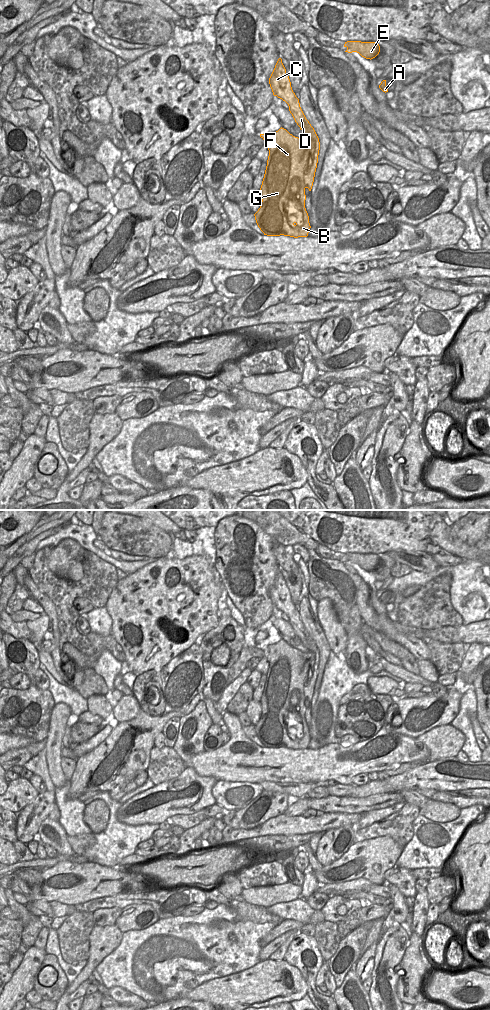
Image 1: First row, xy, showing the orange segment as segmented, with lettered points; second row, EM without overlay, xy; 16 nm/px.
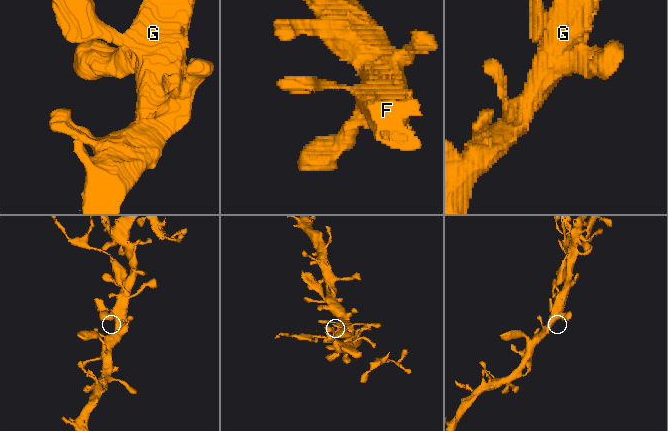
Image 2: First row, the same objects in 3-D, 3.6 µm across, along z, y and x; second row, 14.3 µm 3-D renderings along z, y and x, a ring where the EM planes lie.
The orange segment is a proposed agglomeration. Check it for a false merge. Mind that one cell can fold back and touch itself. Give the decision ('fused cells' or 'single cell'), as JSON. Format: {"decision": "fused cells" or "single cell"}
{"decision": "fused cells"}

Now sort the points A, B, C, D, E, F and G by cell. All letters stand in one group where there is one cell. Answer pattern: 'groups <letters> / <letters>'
groups A B D E F G / C

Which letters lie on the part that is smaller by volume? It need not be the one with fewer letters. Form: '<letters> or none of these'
C

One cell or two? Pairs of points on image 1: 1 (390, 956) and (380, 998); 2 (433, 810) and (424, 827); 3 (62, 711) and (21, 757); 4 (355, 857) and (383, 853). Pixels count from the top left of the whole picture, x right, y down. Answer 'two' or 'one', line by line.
1: one
2: two
3: two
4: one

